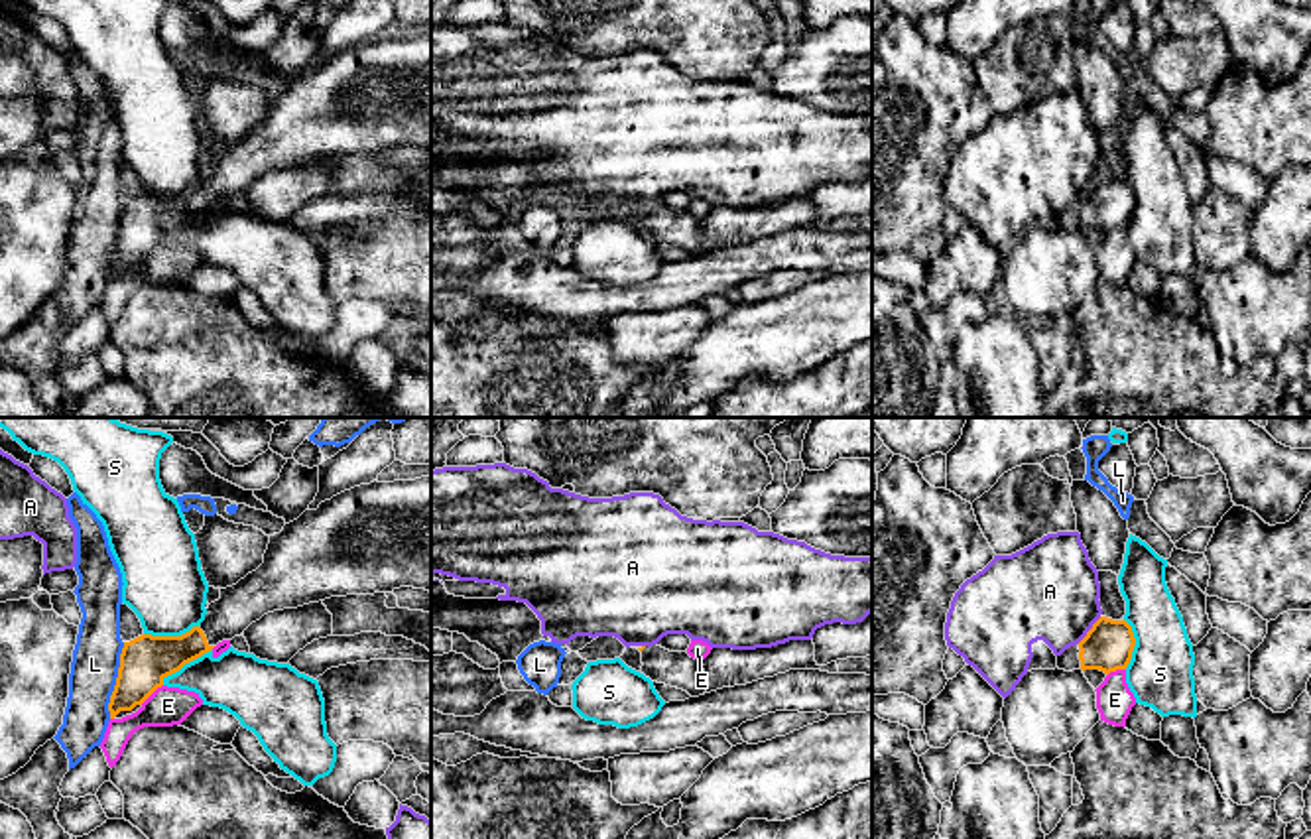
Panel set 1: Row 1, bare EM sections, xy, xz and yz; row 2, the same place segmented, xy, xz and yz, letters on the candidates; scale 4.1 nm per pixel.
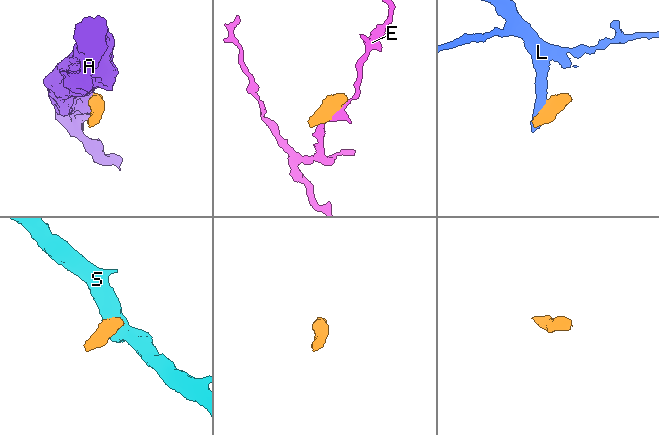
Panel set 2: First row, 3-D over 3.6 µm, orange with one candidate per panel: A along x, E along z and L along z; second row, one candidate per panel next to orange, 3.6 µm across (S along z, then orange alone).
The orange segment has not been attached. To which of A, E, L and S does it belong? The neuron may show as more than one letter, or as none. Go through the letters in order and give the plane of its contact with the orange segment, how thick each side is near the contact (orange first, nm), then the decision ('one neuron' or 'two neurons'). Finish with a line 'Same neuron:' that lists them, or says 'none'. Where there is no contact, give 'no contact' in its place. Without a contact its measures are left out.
A: yz | 200/400 nm | two neurons
E: xy | 200/160 nm | two neurons
L: xy | 200/190 nm | two neurons
S: xy | 200/320 nm | two neurons
Same neuron: none

